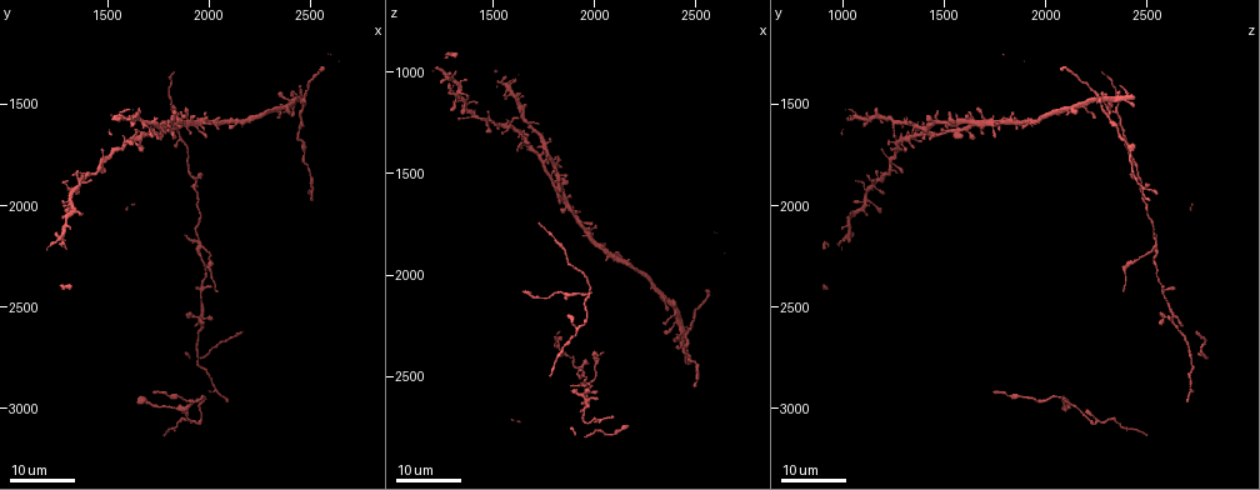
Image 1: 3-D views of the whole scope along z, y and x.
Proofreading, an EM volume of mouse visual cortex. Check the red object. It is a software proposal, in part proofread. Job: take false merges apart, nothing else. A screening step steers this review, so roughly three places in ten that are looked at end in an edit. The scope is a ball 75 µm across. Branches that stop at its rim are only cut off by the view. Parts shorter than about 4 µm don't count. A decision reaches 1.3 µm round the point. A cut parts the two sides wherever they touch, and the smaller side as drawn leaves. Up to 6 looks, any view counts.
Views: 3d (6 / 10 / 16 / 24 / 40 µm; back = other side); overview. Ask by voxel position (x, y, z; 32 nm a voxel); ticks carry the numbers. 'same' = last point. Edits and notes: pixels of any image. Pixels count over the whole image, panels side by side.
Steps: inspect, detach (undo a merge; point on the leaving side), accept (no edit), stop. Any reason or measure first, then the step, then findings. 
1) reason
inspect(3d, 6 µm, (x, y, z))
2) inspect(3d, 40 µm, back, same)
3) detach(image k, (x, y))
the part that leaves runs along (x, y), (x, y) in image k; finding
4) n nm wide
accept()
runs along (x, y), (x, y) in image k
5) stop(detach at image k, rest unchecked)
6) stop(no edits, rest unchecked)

thin arm on a thick one
inspect(3d, 24 µm, (1950, 2200, 2530))

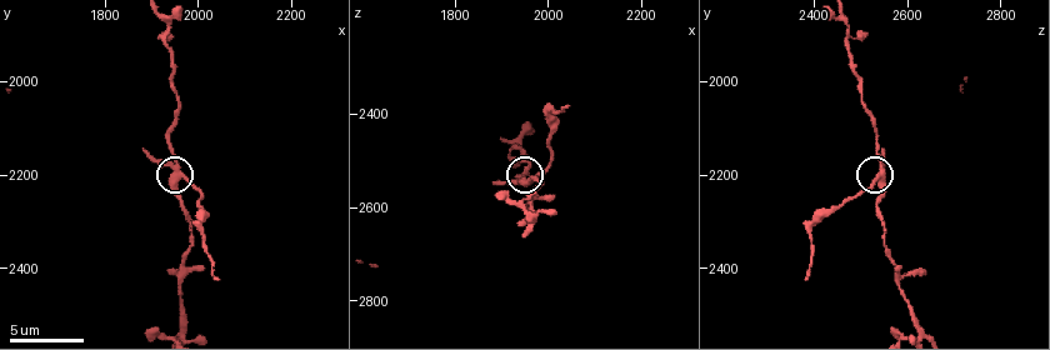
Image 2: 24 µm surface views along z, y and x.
inspect(3d, 10 µm, (1960, 2200, 2540))

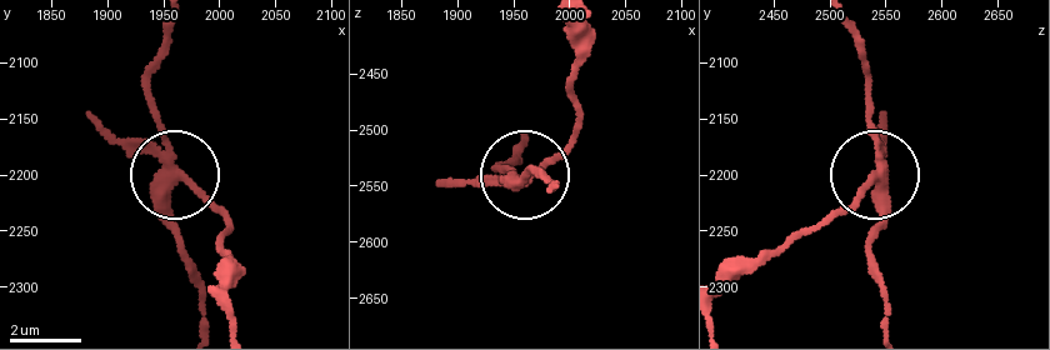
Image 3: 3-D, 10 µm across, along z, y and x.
310 nm wide
detach(image 3, (128, 139))
the part that leaves runs along (173, 166), (224, 220), (230, 325) in image 3; a second cell is stuck on

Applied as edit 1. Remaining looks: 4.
inspect(overview)

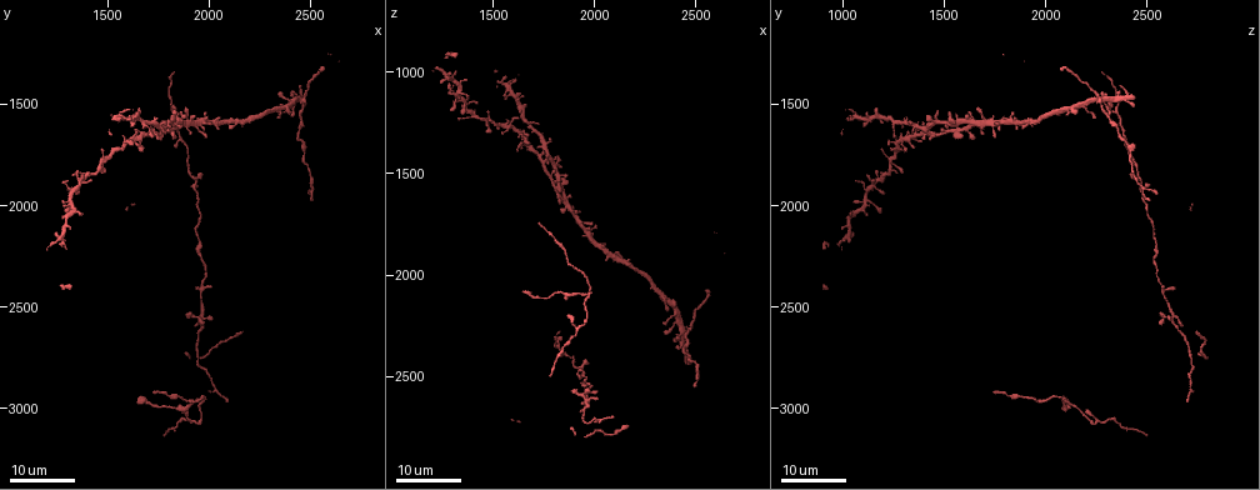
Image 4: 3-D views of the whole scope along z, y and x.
side arm on a straight run
inspect(3d, 16 µm, (2520, 1900, 2460))

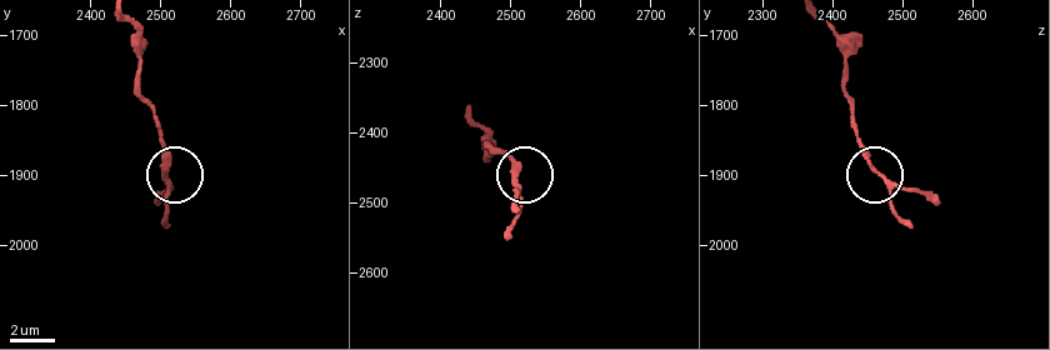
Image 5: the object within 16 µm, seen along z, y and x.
inspect(3d, 6 µm, (2505, 1905, 2470))

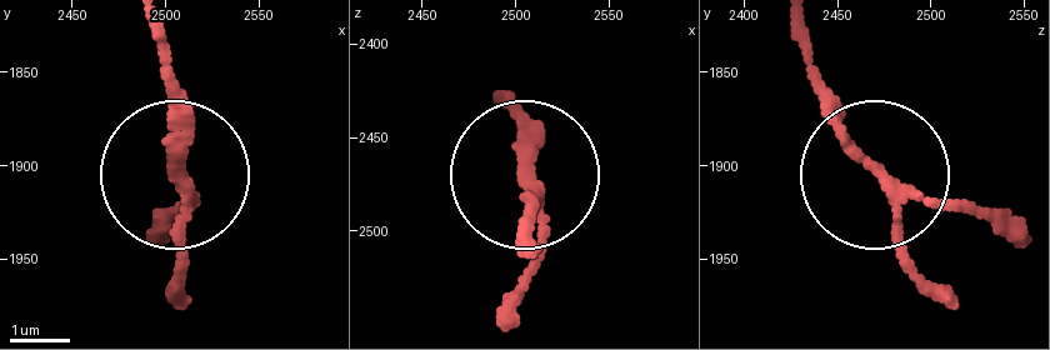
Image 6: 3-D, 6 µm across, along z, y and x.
3 arms
accept()
runs along (150, 20), (165, 139), (195, 199), (165, 239) in image 6; continuous, no second cell

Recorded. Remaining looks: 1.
sudden change in width
inspect(3d, 6 µm, (1975, 2370, 2565))

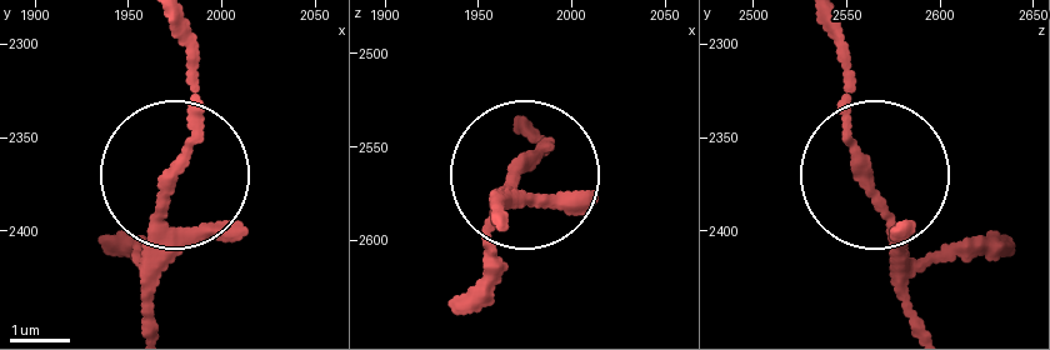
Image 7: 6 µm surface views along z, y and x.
accept()
runs along (514, 130), (549, 150), (519, 165), (504, 215) in image 7; continuous, no second cell

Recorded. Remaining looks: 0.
stop(detach at image 3, rest unchecked)

